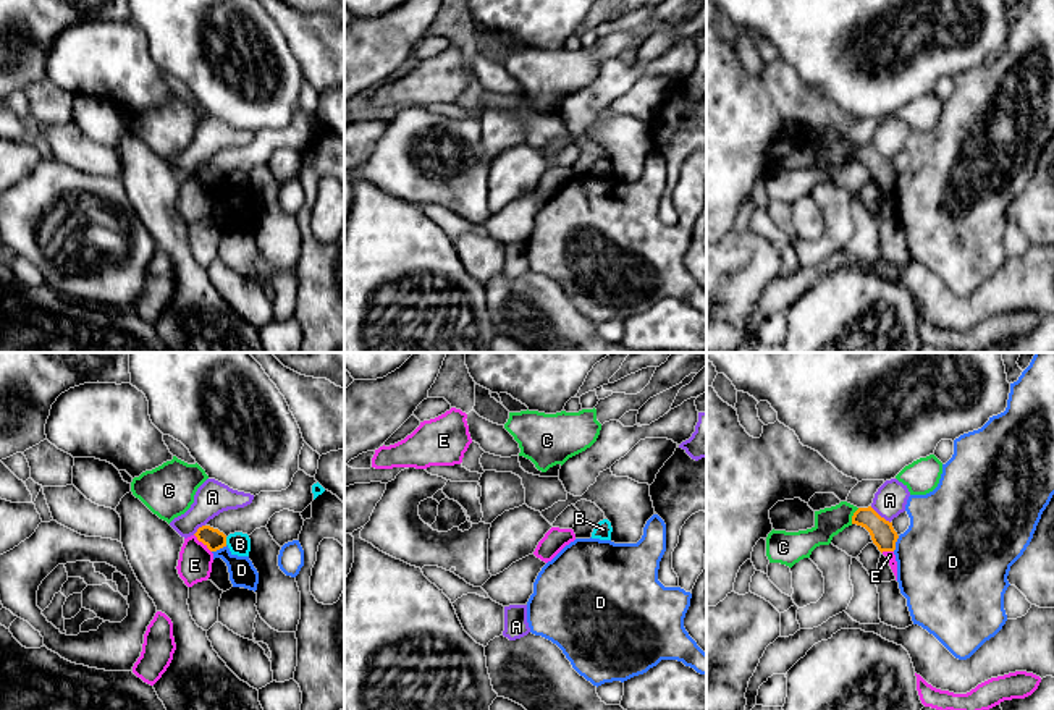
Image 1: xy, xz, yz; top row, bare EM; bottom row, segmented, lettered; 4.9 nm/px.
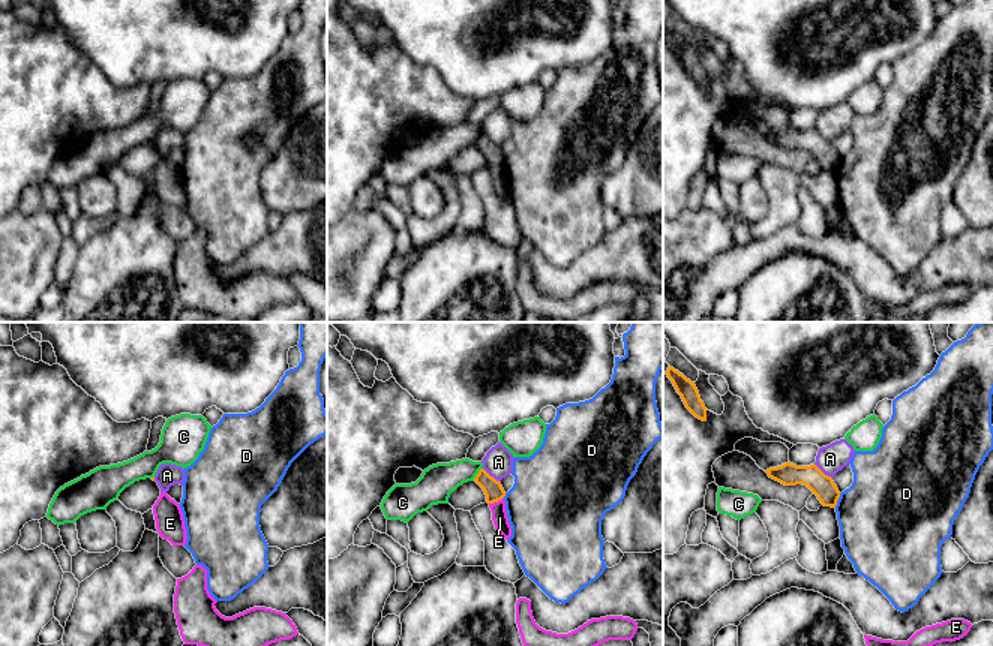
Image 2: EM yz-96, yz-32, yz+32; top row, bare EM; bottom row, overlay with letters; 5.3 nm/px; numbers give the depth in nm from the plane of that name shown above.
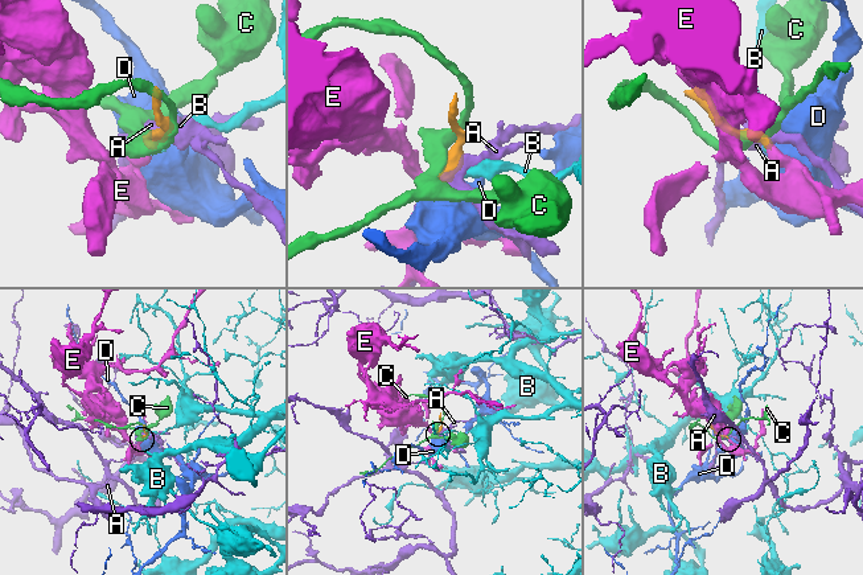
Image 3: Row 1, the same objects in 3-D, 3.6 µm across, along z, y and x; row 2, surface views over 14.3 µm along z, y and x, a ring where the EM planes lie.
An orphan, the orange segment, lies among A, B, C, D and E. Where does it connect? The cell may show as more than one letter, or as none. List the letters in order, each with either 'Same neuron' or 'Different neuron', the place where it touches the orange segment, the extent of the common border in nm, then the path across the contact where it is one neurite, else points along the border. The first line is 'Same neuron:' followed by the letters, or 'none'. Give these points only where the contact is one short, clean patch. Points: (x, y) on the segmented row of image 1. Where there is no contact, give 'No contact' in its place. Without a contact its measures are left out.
Same neuron: E
A: Different neuron. Touches orange at yz (878, 515). Shared border 130 nm. Boundary: yz (870, 507), (889, 523)
B: Different neuron. Touches orange at xy (225, 540). Shared border 40 nm. Boundary: xy (225, 537), (227, 544)
C: Different neuron. Touches orange at yz (852, 516). Shared border 90 nm. Boundary: yz (859, 508), (851, 523)
D: Different neuron. Touches orange at yz (894, 544). Shared border 90 nm. Boundary: yz (899, 536), (893, 550)
E: Same neuron. Touches orange at xy (202, 542). Shared border 130 nm. Path across: xy (214, 539), (202, 542), (196, 550), (194, 565)

